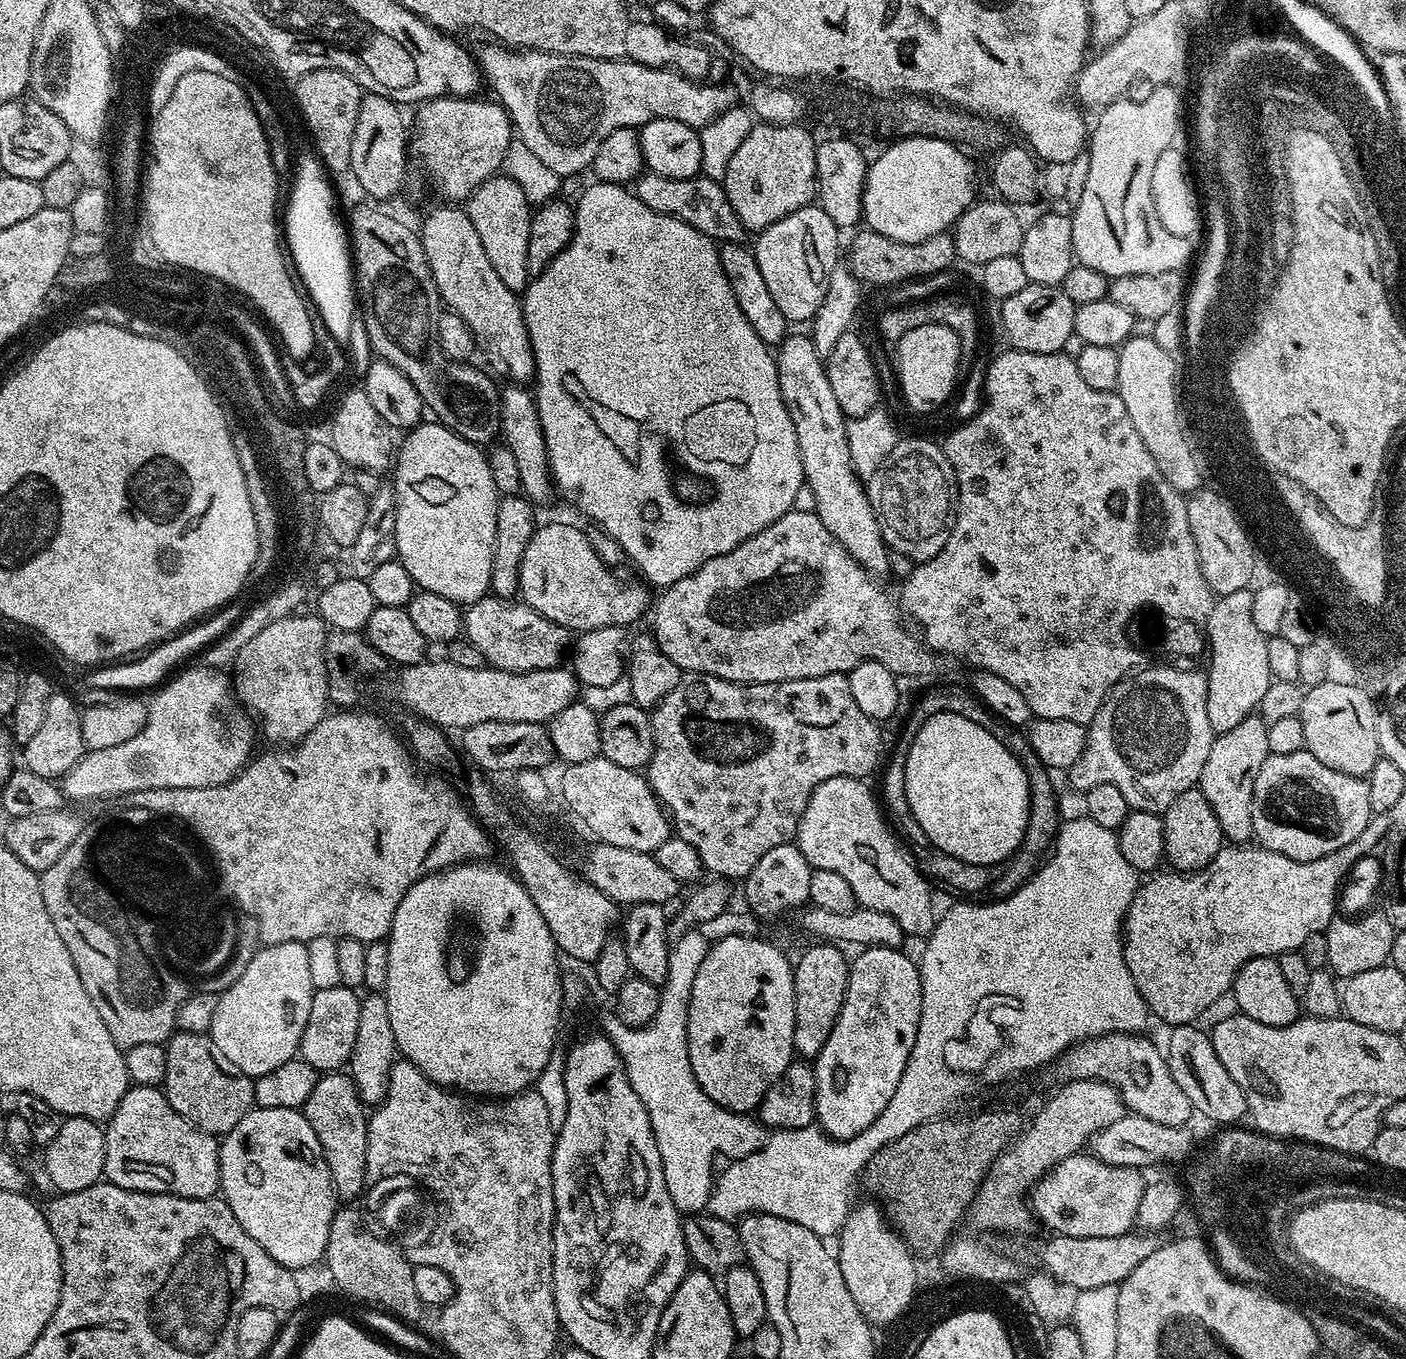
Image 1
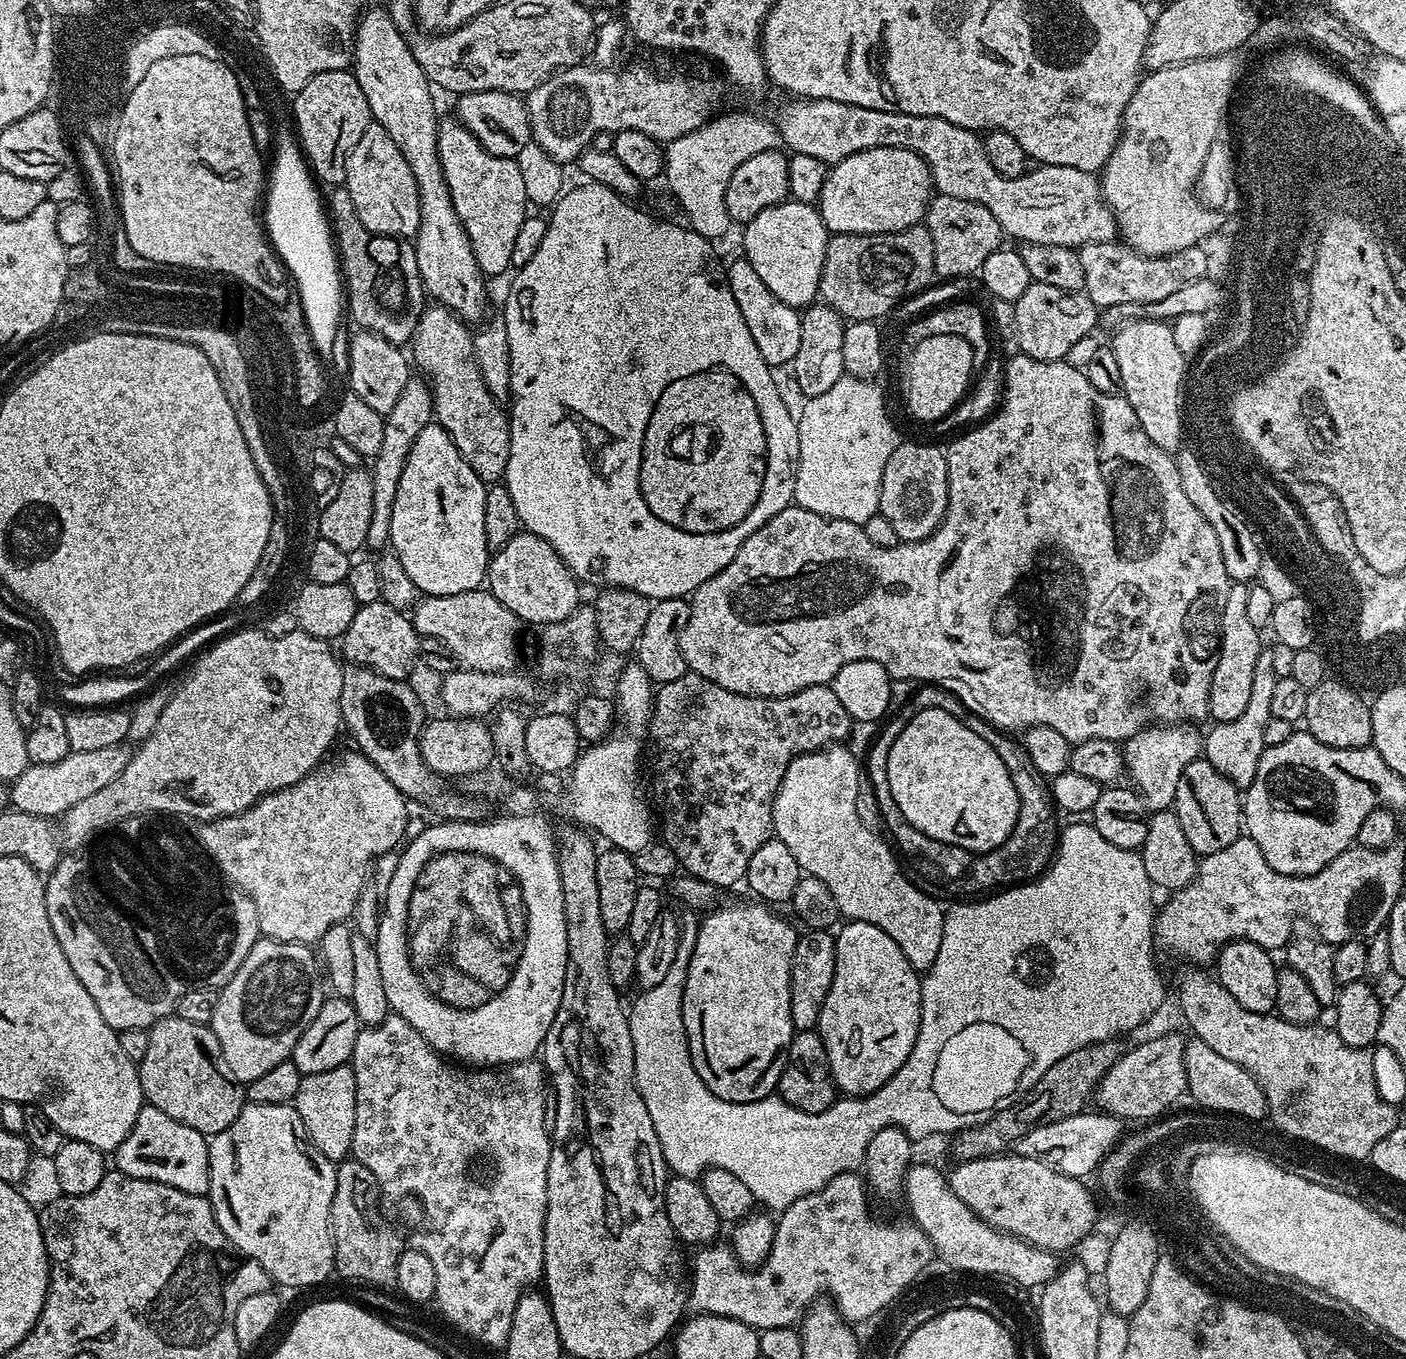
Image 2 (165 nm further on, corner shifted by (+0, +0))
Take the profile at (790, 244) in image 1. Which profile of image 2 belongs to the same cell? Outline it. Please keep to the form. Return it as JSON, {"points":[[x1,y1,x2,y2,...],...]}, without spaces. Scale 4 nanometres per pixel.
{"points":[[789,198,762,210,753,220,743,225,742,232,743,259,748,260,750,266,754,266,758,278,770,286,770,294,797,310,809,307,820,291,822,262,826,258,830,235,820,216,819,207]]}

